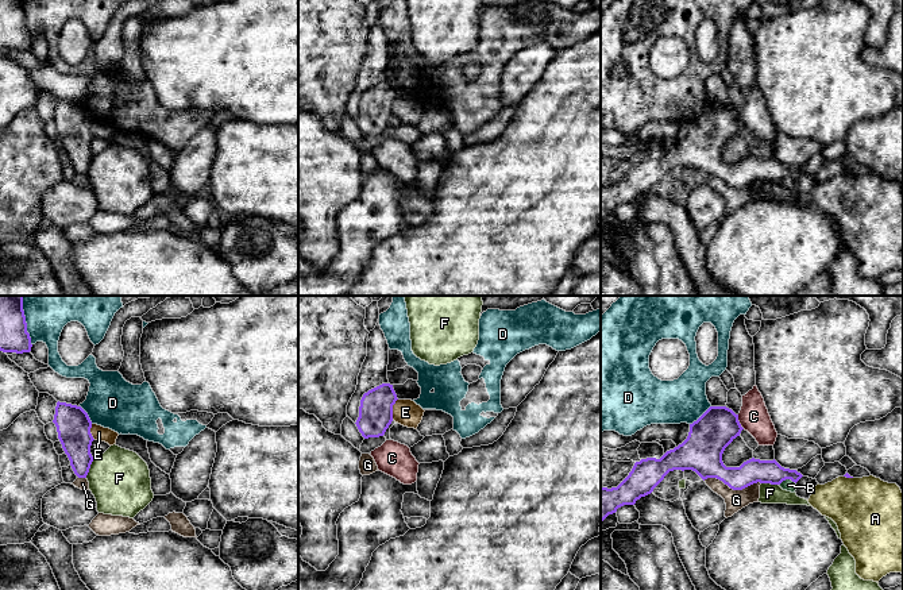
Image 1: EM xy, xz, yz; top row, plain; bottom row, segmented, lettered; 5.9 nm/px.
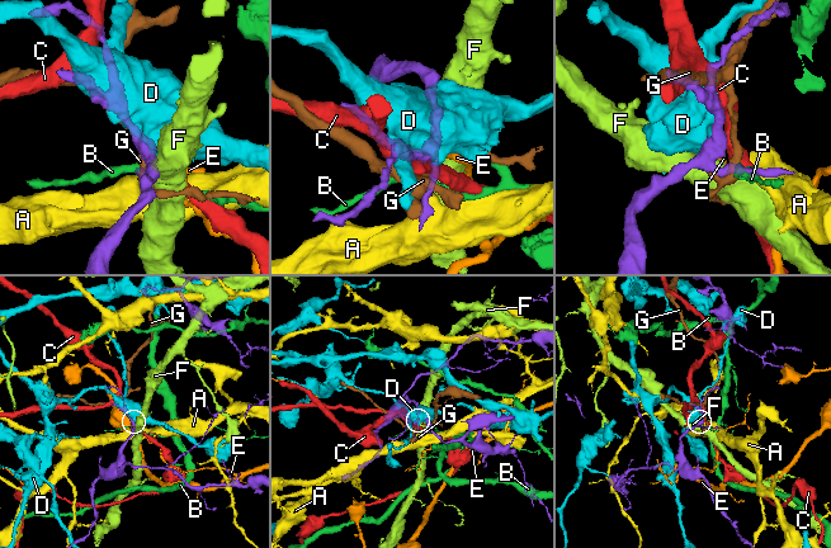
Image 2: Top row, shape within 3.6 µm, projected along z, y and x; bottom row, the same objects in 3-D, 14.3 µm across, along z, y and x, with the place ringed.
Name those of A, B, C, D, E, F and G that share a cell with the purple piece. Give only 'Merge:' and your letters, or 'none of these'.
Merge: none of these

